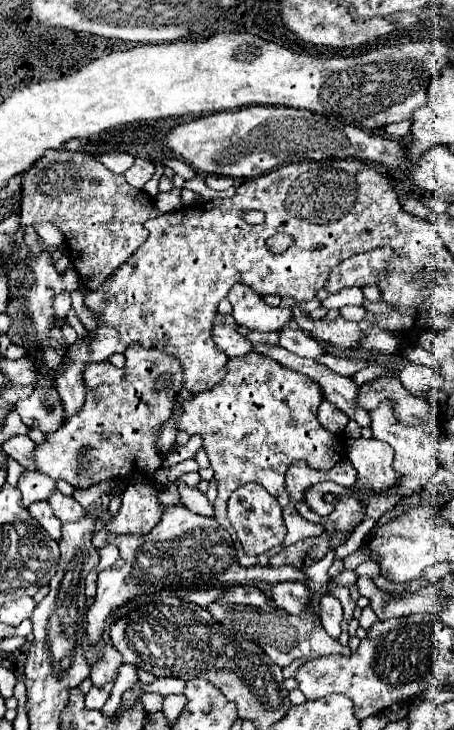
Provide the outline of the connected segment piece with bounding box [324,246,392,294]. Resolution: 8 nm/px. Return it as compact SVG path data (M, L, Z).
M390 246L350 256L348 260L334 266L324 288L328 294L336 294L342 288L350 286L364 288L368 284L378 284L382 278L386 278L386 266L390 258L392 258Z

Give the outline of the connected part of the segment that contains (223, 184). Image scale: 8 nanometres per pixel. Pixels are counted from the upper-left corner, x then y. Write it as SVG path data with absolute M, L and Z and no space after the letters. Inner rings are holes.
M206 176L206 184L212 190L226 190L232 186L232 178L226 176Z

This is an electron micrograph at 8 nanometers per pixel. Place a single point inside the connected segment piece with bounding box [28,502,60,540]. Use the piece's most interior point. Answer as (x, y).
(41, 511)

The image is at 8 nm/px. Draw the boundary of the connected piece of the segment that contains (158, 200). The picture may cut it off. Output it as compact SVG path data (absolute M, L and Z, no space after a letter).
M173 188L171 191L160 192L154 200L156 208L163 214L183 208L181 203L181 188Z

